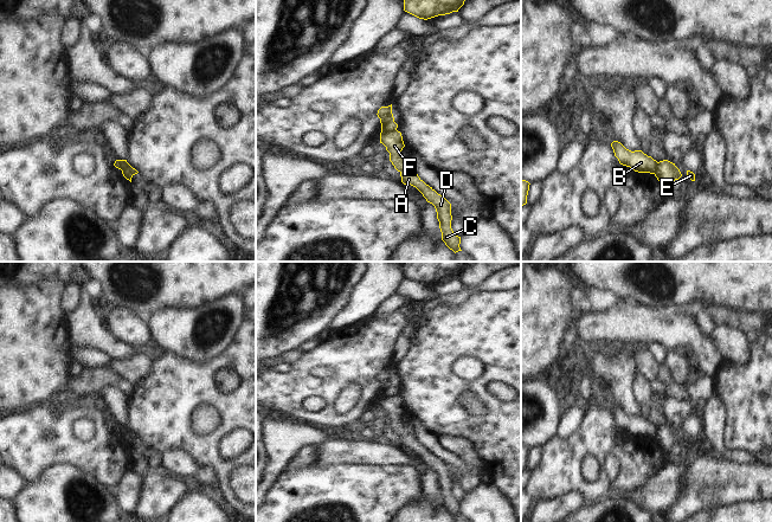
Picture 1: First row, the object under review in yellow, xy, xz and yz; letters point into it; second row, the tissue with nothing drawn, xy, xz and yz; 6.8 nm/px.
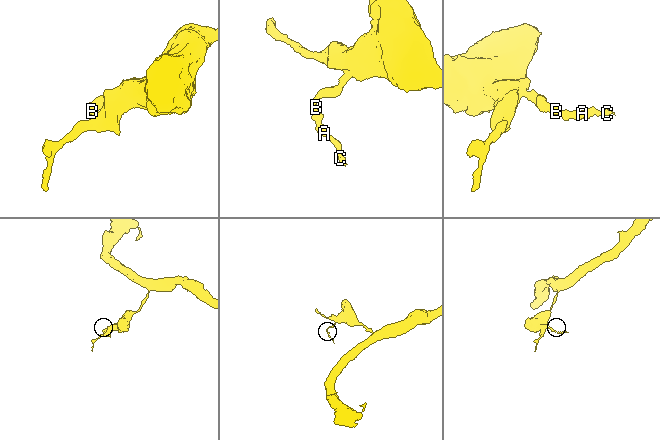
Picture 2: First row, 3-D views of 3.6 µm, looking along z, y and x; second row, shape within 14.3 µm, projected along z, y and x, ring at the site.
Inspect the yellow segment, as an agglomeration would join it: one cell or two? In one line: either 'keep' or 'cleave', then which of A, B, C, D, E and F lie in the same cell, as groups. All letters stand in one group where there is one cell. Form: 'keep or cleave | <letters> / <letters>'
cleave | A C D E F / B

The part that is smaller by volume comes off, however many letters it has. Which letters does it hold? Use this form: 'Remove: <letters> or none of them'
Remove: A, C, D, E, F

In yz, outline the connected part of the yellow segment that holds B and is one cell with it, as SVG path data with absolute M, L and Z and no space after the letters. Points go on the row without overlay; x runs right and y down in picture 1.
M613 406L611 412L620 430L630 432L638 438L655 439L657 426L644 419L642 415L631 417L618 406Z

